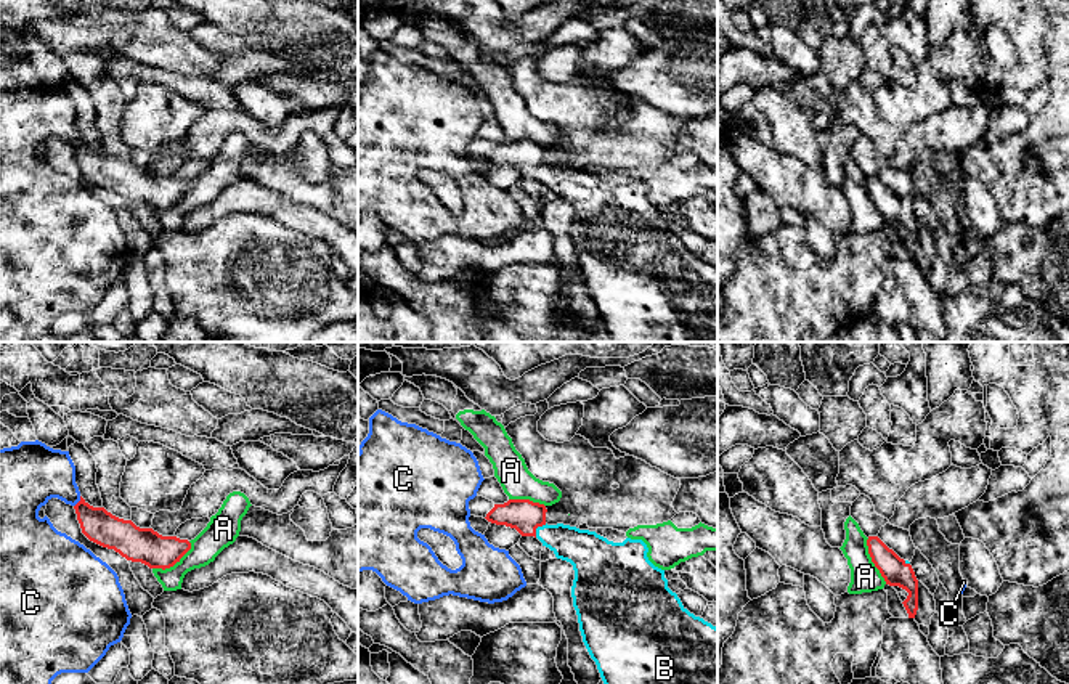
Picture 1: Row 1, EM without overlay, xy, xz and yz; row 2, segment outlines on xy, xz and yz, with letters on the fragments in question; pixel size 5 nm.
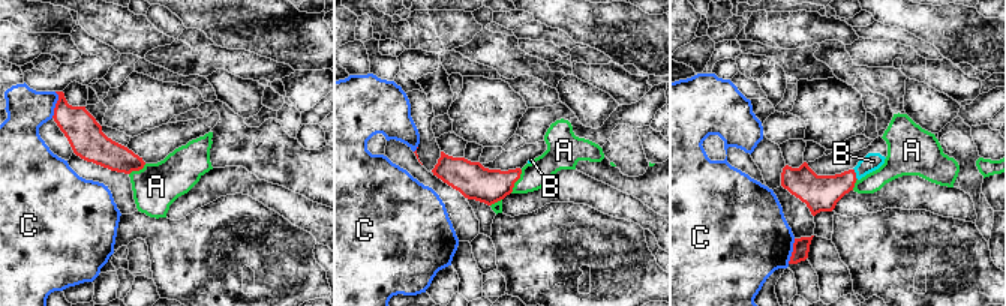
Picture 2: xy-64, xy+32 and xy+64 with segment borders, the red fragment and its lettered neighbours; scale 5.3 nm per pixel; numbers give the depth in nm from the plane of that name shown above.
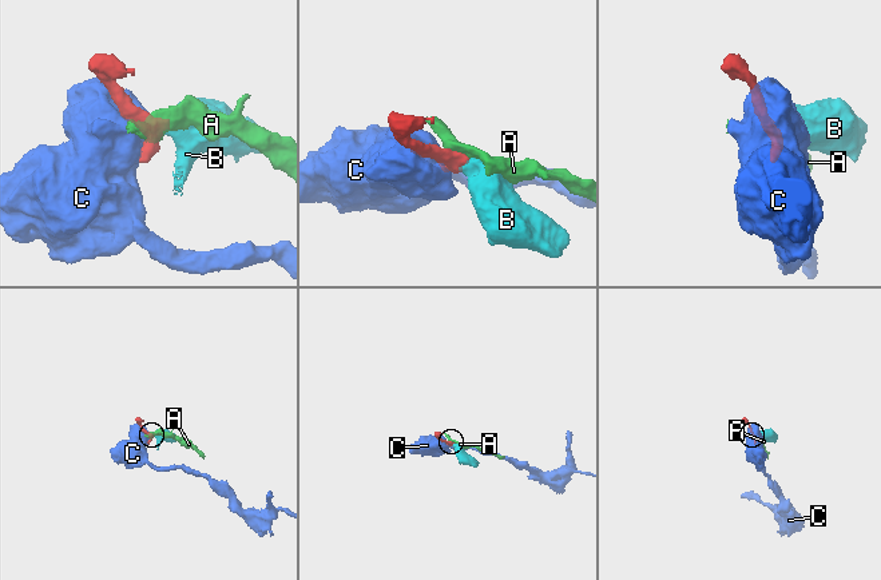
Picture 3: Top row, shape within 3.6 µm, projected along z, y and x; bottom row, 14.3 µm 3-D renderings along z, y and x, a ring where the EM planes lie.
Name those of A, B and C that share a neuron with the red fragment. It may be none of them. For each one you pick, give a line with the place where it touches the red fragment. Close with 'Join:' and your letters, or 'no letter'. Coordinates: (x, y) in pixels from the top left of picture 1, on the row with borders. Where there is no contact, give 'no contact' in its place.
B: xz (536, 527)
Join: B

